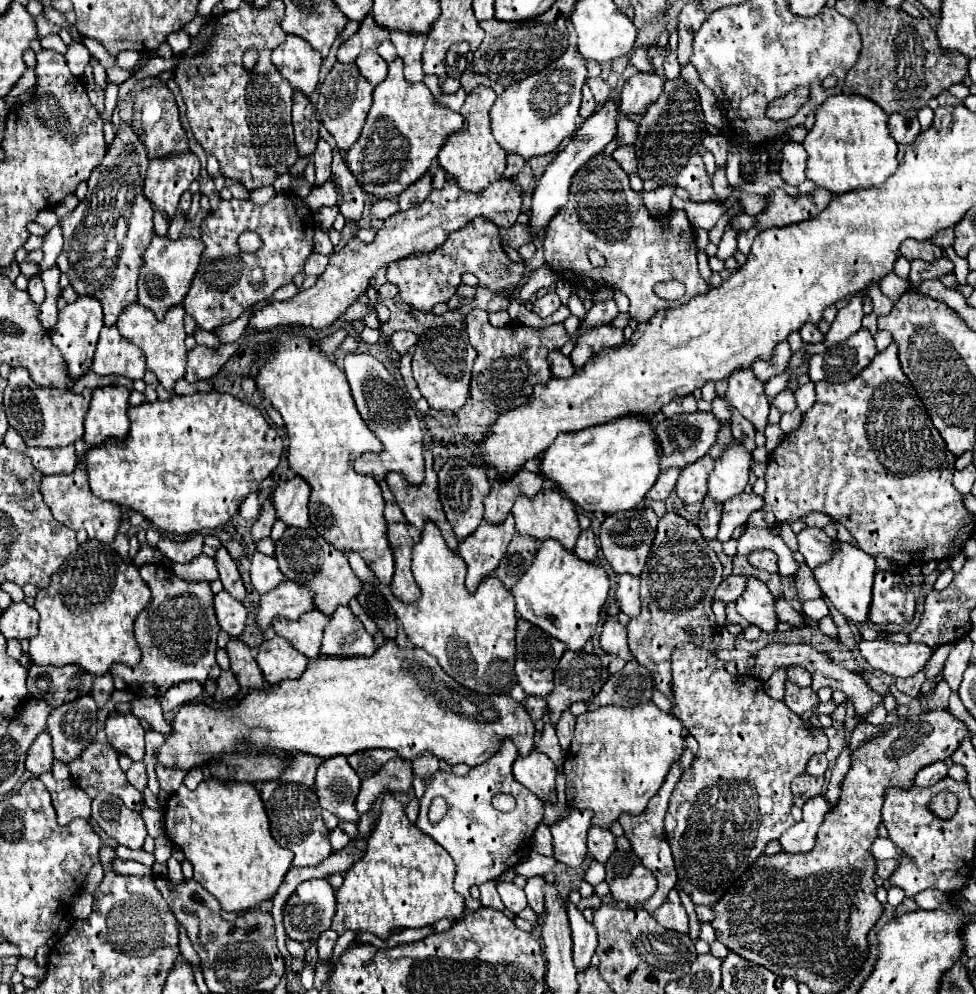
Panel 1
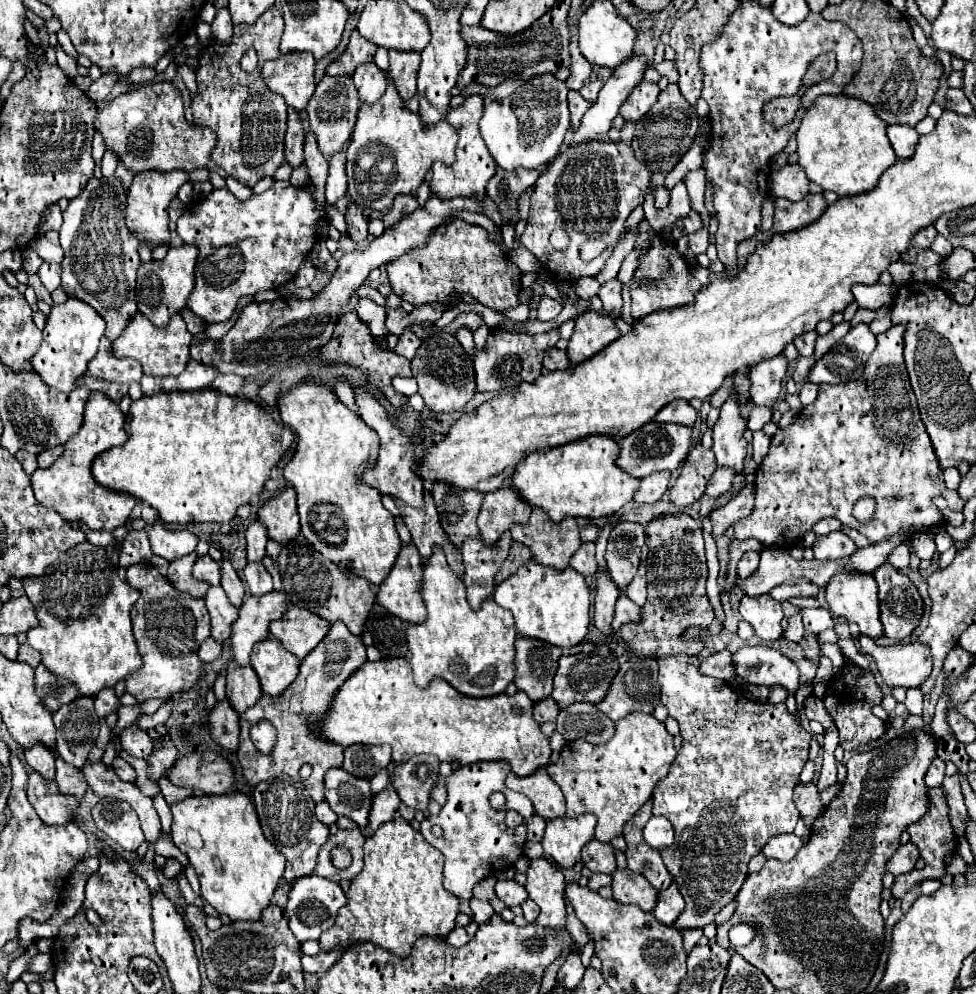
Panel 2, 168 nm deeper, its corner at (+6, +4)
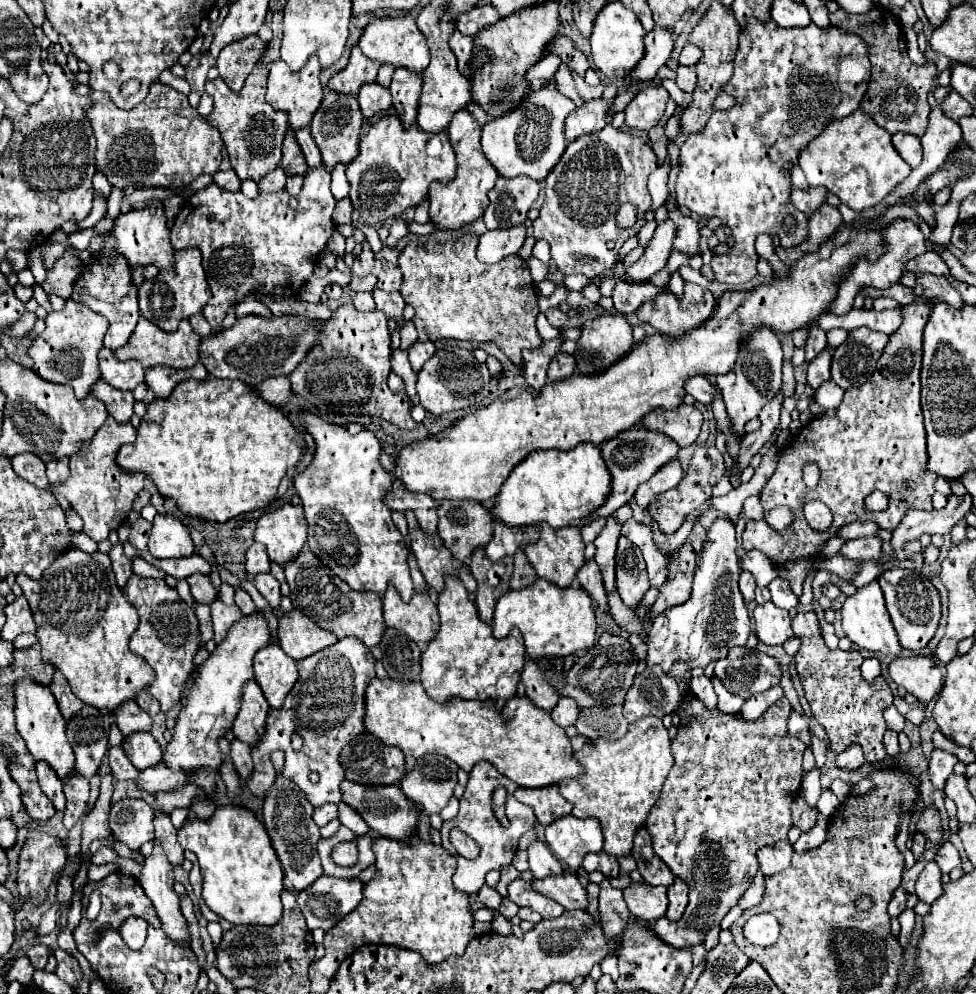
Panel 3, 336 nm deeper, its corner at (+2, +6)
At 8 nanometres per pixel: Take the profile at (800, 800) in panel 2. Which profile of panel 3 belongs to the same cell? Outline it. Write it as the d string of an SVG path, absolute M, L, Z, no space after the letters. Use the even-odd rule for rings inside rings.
M797 796L797 798L793 800L791 812L793 812L793 826L797 826L797 828L803 830L803 832L807 832L807 830L815 824L817 814L819 814L817 808L807 806L807 802L805 802L801 796Z

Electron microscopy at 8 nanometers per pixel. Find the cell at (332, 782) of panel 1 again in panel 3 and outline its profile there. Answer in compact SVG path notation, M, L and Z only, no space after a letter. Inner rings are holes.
M351 780L341 782L341 800L349 804L359 816L367 822L367 826L377 836L391 836L391 838L409 838L417 826L419 810L405 798L405 794L397 786L363 786Z

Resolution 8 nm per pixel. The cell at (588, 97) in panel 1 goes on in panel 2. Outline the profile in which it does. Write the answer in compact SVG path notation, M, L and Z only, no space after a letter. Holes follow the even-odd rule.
M569 92L569 116L571 116L571 130L577 130L581 124L583 114L589 110L589 102L579 92Z

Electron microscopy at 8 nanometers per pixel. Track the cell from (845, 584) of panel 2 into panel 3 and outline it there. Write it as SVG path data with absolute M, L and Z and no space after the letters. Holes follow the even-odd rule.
M873 580L869 586L857 588L857 592L853 596L847 596L843 602L841 614L843 614L843 630L851 638L853 644L857 644L869 652L879 652L879 654L889 654L889 656L901 654L901 646L897 642L897 634L895 634L891 618L887 614L881 586L877 580Z

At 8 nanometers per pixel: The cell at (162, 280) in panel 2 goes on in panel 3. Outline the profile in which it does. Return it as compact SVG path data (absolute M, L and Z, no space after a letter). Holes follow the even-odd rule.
M185 248L175 252L175 262L171 270L161 270L155 278L143 280L139 286L139 310L141 316L149 318L161 330L173 332L179 326L181 318L189 318L191 314L201 312L205 302L211 298L209 286L205 280L205 272L201 266L201 250Z

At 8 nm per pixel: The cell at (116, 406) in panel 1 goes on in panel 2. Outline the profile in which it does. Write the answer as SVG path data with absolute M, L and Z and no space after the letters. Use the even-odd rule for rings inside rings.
M91 392L89 402L85 406L85 422L81 430L73 438L69 438L69 442L65 444L65 452L51 468L47 470L39 468L31 476L35 498L43 506L57 510L69 522L83 520L89 530L113 532L117 526L123 526L131 510L135 508L137 500L133 500L133 496L125 496L125 492L109 492L109 488L101 488L101 484L93 480L91 466L95 456L113 446L125 444L125 440L127 440L125 414L119 410L119 404L111 402L101 392Z

